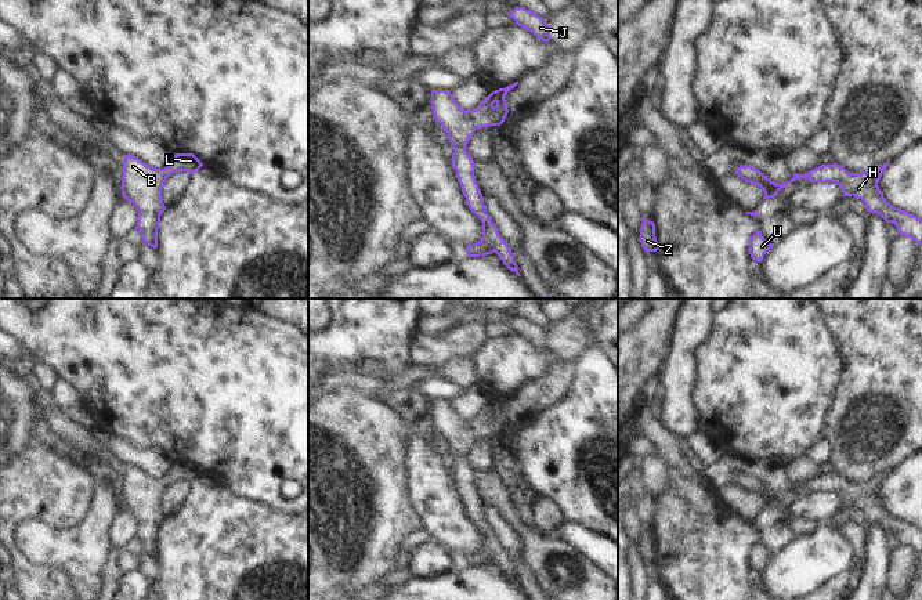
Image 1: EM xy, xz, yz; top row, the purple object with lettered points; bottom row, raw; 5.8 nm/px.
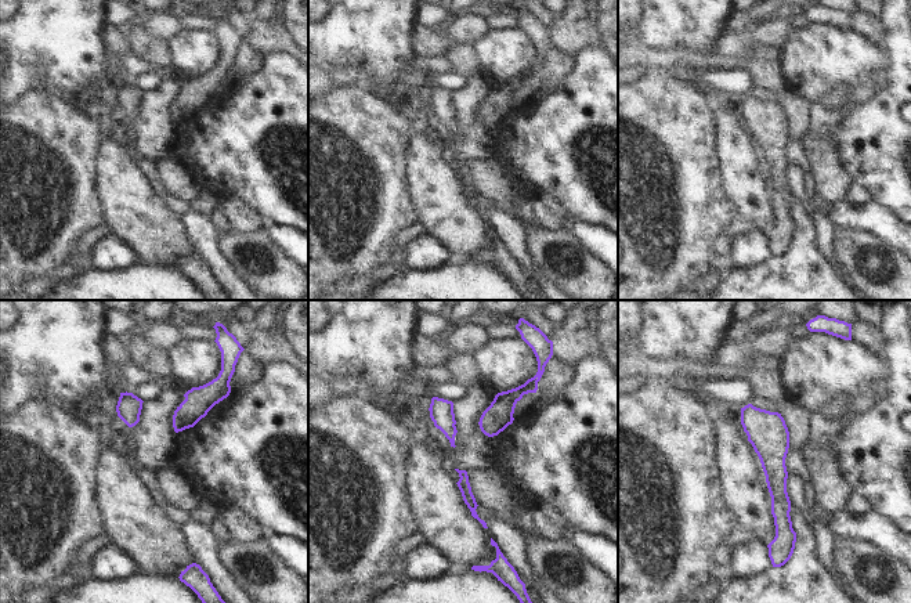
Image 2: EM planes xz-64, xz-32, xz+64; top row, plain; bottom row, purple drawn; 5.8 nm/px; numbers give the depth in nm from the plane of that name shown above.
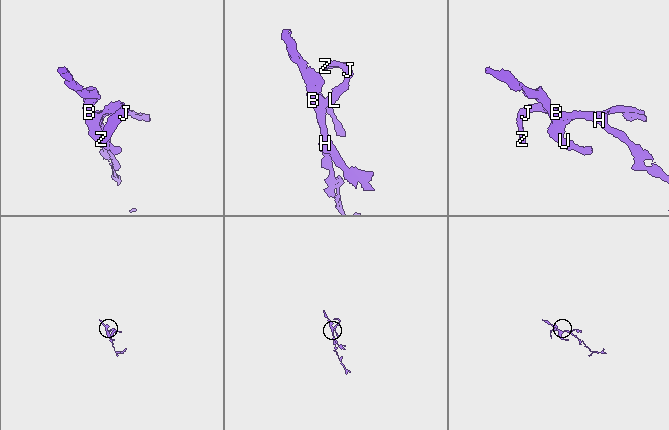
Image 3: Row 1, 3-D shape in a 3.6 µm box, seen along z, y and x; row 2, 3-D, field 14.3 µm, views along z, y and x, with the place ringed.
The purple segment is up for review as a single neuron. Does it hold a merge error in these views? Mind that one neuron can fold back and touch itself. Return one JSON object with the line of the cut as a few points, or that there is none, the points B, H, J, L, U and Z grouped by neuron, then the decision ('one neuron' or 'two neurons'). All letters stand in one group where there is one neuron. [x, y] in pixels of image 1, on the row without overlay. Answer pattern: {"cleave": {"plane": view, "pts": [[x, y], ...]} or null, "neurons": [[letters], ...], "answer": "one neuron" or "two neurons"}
{"cleave": null, "neurons": [["B", "H", "J", "L", "U", "Z"]], "answer": "one neuron"}

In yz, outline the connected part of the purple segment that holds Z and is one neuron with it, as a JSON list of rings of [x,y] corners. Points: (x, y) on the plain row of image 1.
[[[647,528],[643,529],[641,539],[640,539],[640,552],[641,552],[644,561],[657,561],[658,560],[654,531],[650,531]]]

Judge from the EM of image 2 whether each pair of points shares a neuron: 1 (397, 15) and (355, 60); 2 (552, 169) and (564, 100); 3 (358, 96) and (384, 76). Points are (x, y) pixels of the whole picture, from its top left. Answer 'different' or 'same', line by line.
1: same
2: same
3: different

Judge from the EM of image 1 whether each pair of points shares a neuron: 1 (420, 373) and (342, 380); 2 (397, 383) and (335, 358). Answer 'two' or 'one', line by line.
1: one
2: two

